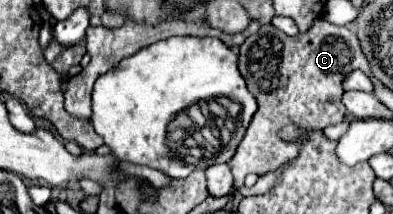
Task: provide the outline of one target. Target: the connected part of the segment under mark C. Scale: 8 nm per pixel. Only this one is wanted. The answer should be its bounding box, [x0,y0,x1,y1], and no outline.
[229,18,373,192]

